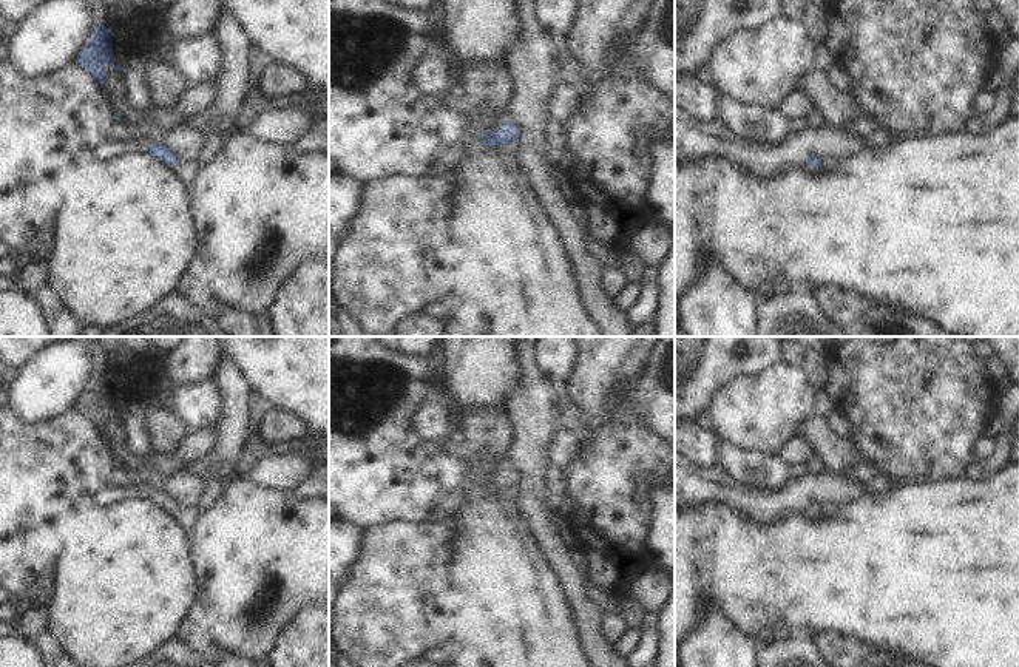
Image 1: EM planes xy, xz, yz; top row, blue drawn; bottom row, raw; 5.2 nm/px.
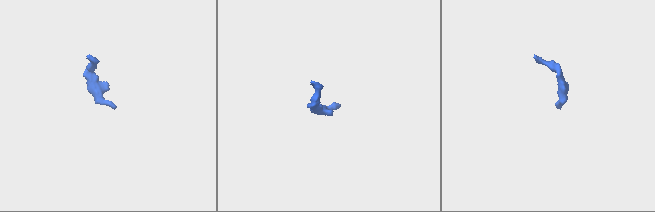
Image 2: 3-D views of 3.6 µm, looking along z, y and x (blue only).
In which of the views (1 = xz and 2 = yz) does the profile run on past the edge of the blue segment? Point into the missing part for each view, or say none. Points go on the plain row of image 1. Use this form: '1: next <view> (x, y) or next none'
1: next none
2: next yz (811, 514)

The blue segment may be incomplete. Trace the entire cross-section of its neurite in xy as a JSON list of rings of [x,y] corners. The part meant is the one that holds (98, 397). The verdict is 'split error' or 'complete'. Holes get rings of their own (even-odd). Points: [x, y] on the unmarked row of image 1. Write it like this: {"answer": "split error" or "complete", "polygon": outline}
{"answer": "complete", "polygon": [[[99,371],[90,381],[88,389],[80,397],[77,408],[97,423],[99,429],[107,431],[107,409],[119,417],[125,417],[113,401],[113,381],[105,371]]]}

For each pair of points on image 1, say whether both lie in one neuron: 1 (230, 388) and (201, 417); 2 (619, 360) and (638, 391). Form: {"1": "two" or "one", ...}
{"1": "two", "2": "two"}

